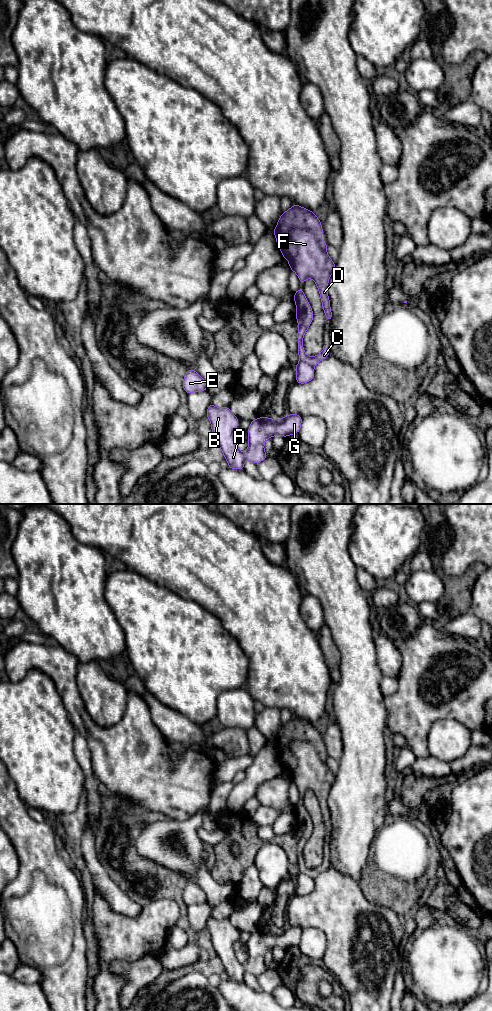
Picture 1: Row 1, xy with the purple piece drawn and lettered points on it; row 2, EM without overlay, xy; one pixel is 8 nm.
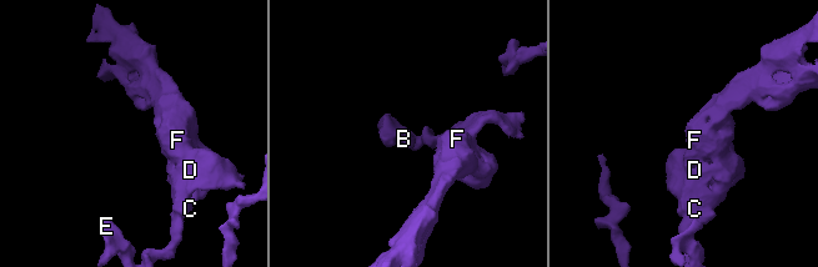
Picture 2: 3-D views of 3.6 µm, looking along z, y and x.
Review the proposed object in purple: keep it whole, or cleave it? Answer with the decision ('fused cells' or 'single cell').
fused cells

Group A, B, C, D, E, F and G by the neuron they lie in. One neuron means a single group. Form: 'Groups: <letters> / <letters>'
Groups: A B E G / C D F

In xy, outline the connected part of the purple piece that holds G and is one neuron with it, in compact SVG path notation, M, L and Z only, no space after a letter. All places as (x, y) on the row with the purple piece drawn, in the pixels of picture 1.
M208 406L206 415L211 423L211 429L217 444L228 462L228 468L244 470L244 462L249 460L255 464L262 462L268 454L264 450L264 443L269 437L280 435L287 437L300 431L302 417L298 414L286 415L282 419L259 417L250 422L248 435L248 449L241 452L234 439L234 431L239 424L238 418L229 407Z

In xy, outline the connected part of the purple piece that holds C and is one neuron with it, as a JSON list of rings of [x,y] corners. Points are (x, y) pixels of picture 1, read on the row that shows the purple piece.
[[[302,288],[294,293],[294,301],[296,304],[296,320],[298,321],[298,355],[300,361],[303,361],[311,366],[317,365],[321,360],[327,358],[331,353],[323,346],[322,352],[316,356],[310,357],[304,351],[303,337],[311,325],[313,320],[313,310],[304,294]]]

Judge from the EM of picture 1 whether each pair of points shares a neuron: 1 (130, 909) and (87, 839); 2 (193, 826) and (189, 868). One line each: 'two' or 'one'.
1: one
2: one

